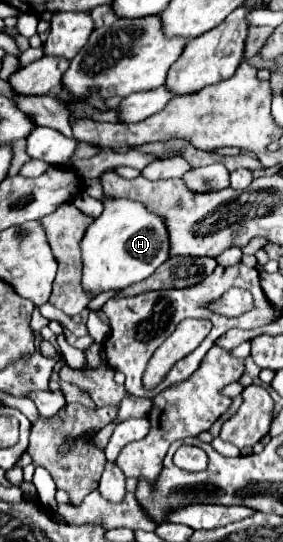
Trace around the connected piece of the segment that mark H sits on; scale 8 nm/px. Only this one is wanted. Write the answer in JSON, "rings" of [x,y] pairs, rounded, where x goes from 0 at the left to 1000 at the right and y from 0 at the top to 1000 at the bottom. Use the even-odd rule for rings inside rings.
{"rings":[[[346,328],[297,332],[297,354],[325,365],[353,365],[367,391],[311,417],[283,458],[290,458],[290,528],[297,535],[346,546],[375,535],[431,535],[452,524],[495,520],[551,502],[565,487],[594,480],[601,443],[587,432],[587,413],[551,391],[530,391],[488,369],[389,365],[360,354]]]}

